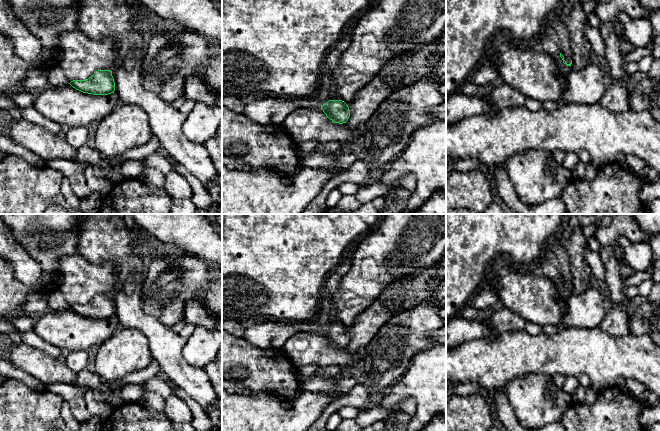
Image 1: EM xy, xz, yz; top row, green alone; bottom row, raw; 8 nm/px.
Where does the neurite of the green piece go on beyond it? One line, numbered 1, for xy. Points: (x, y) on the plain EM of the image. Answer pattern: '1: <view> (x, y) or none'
1: none

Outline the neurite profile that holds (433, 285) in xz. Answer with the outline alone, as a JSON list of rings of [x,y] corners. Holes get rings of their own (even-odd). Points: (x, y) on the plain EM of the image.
[[[446,252],[439,260],[436,267],[436,275],[429,281],[426,290],[430,293],[435,293],[443,281],[446,280]]]

